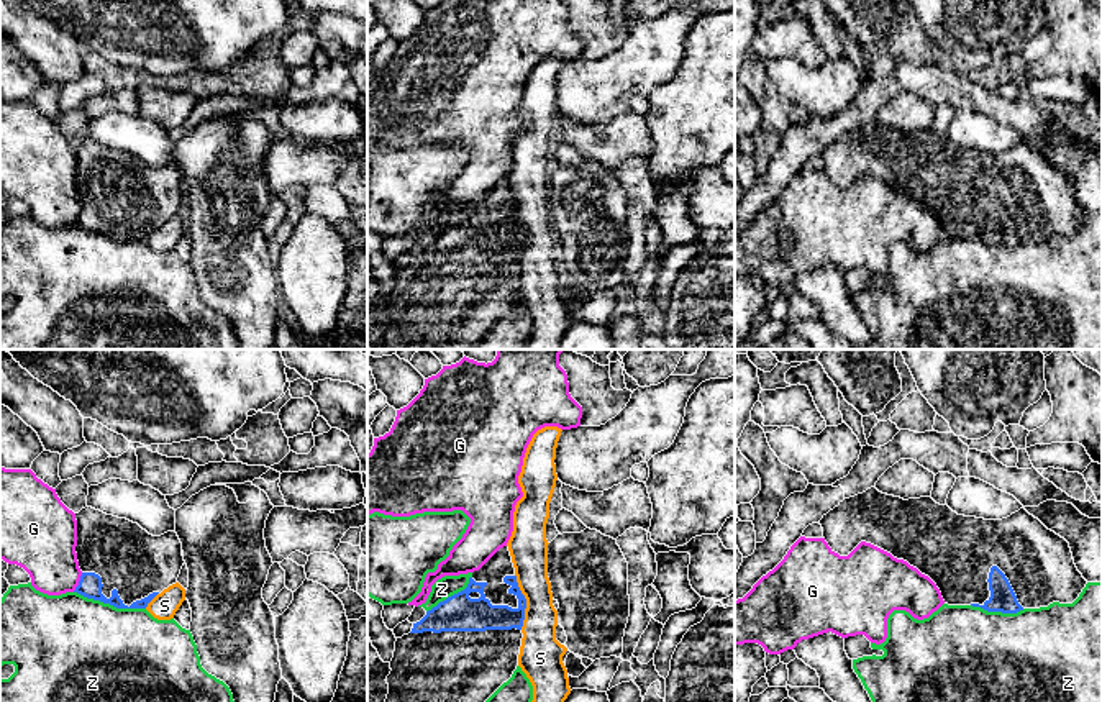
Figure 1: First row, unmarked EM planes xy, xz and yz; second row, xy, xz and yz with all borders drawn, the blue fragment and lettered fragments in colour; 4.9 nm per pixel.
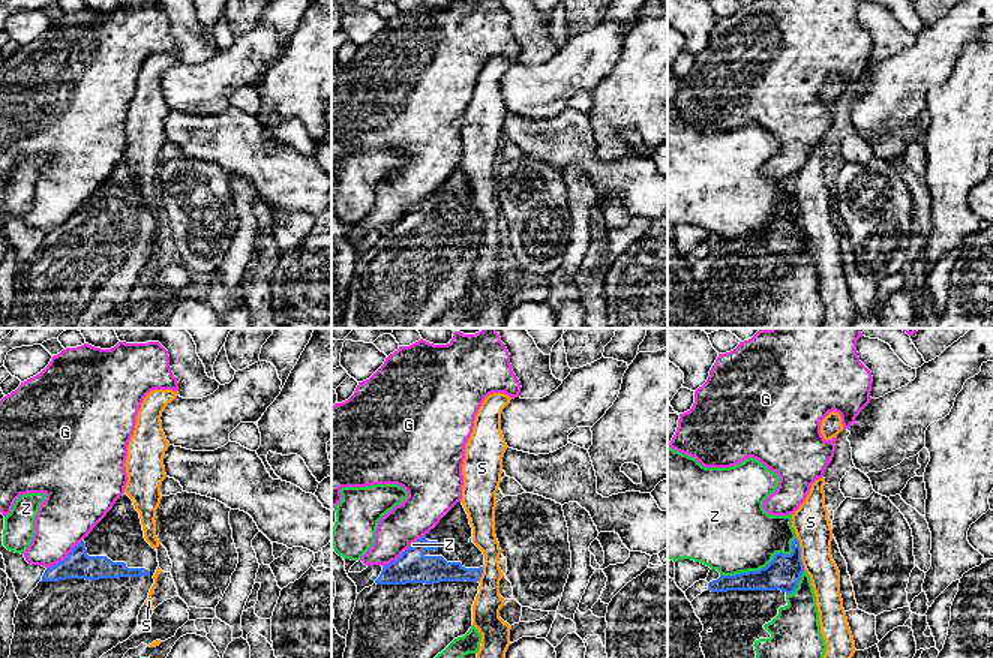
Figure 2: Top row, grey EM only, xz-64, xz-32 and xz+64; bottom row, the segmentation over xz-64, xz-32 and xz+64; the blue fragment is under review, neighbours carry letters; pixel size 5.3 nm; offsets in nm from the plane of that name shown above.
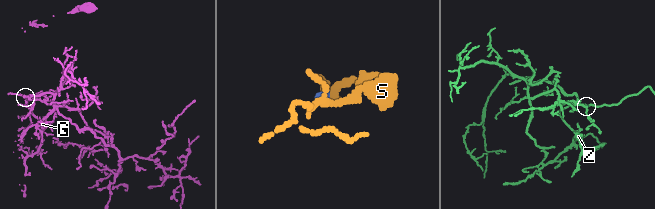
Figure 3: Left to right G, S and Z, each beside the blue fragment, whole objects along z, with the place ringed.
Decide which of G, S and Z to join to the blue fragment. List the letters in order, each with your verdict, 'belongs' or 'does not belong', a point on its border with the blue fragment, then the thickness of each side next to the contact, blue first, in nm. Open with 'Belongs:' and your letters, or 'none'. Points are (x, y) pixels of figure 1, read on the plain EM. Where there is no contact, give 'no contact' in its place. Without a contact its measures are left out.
Belongs: none
G: does not belong; contact xy (79, 215); calibres 110 and 300 nm
S: does not belong; contact xz (525, 235); calibres 160 and 200 nm
Z: does not belong; contact xy (110, 237); calibres 110 and 500 nm

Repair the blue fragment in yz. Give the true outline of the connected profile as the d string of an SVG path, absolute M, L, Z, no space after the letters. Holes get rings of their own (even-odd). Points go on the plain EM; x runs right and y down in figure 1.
M871 120L840 134L820 157L831 184L848 189L861 174L871 176L928 208L948 238L1017 246L1053 235L1072 236L1087 217L1069 176L1025 141L1002 153L984 153L958 148L931 130L904 133Z

